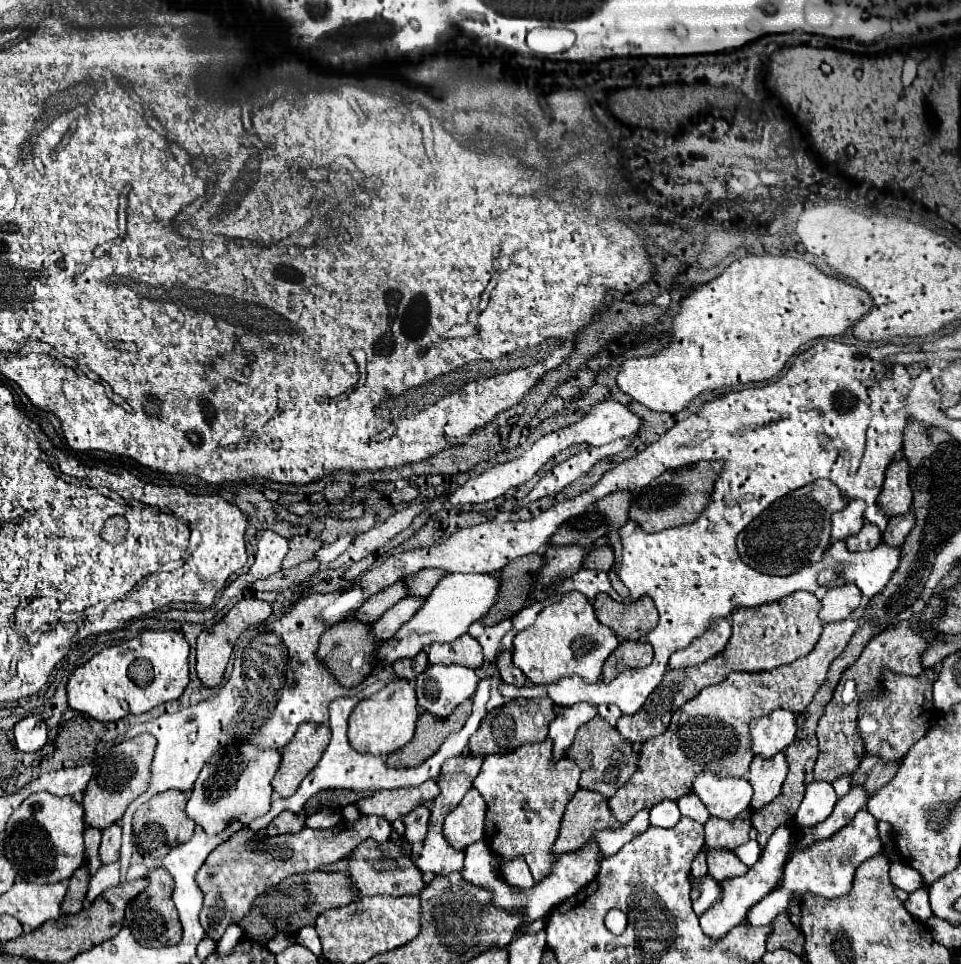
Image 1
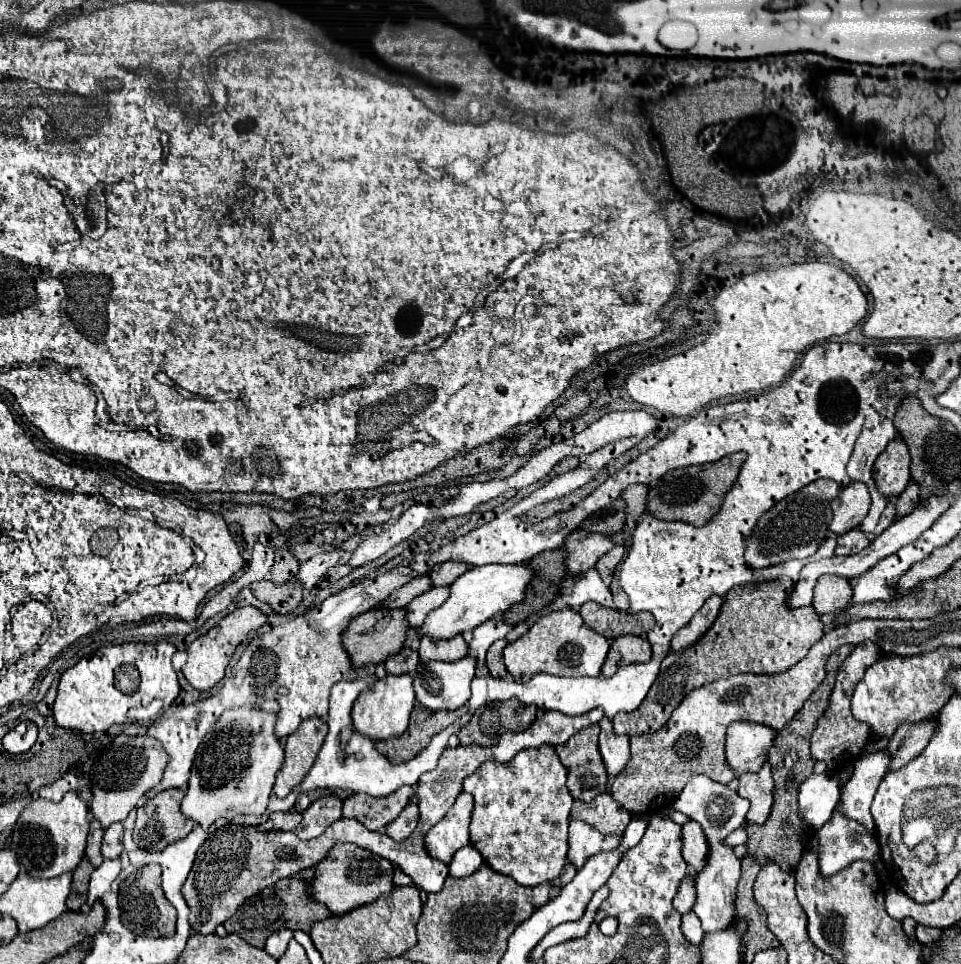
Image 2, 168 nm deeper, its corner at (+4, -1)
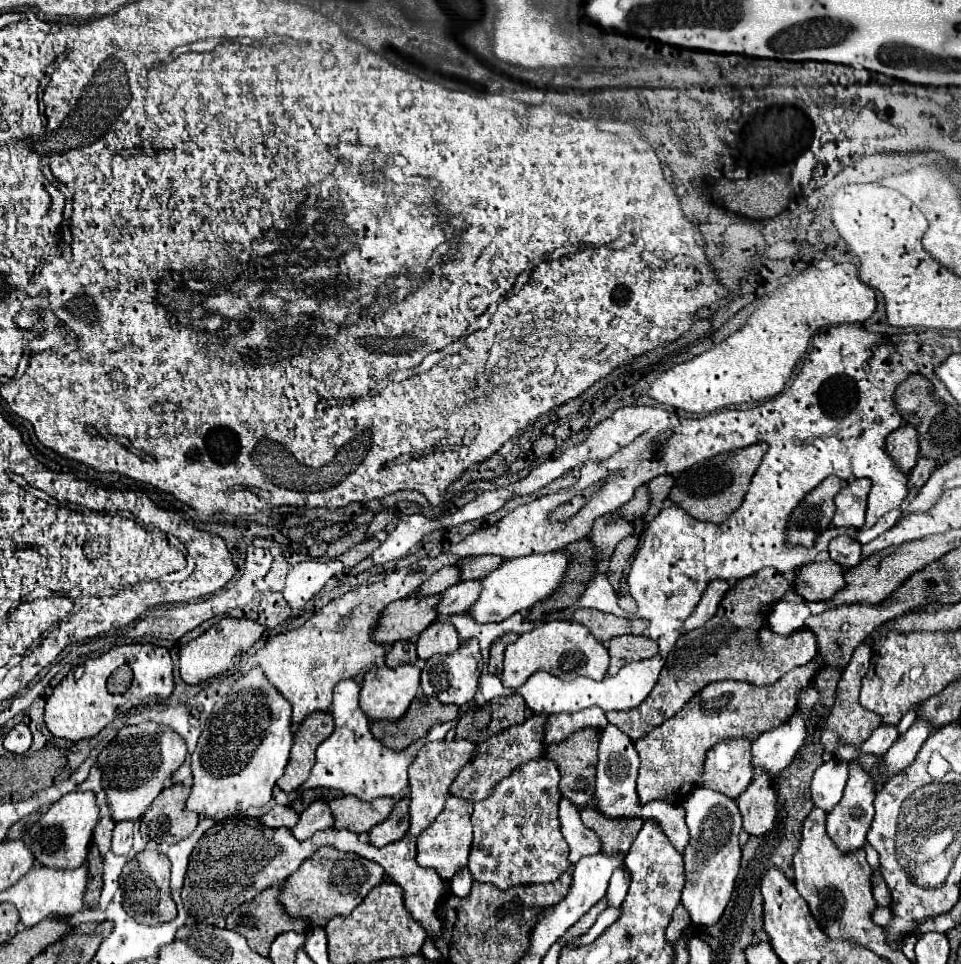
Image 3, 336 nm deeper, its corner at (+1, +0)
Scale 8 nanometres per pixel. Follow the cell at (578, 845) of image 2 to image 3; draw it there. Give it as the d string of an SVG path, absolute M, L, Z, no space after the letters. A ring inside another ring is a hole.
M565 797L559 801L559 823L561 823L561 833L563 833L565 841L569 843L569 861L571 863L577 863L581 857L595 855L601 851L599 837L583 825L577 805L573 805Z

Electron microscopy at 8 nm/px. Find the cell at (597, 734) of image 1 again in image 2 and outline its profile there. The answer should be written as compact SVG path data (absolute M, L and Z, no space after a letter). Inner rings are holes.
M592 724L556 748L556 754L568 768L566 784L576 800L590 802L598 794L606 792L608 774L598 750L598 732L598 724Z

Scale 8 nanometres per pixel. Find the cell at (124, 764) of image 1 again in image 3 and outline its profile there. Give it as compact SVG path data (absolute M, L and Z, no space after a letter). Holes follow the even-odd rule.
M143 721L139 725L123 727L97 757L97 765L103 775L103 789L113 809L113 819L139 819L171 781L171 775L183 765L185 757L187 745L183 737L173 733L173 729L169 729L167 725Z

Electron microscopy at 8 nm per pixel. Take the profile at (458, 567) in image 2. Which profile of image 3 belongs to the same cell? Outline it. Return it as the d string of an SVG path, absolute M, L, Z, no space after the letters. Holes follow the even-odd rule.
M481 555L481 557L465 557L457 565L461 567L461 579L481 579L497 569L505 559L497 555Z

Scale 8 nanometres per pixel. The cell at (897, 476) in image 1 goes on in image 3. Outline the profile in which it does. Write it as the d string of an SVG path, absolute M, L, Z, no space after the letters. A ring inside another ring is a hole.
M901 425L887 435L887 453L897 461L903 473L909 473L919 457L919 441L913 425Z

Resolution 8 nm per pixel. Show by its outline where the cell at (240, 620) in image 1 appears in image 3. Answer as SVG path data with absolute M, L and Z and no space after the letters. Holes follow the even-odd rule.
M221 619L217 625L213 625L203 635L185 643L179 649L181 679L187 685L199 685L199 683L211 679L211 677L217 677L217 675L229 671L233 667L233 659L237 655L245 653L255 641L259 641L263 633L265 633L265 627L257 621L251 621L251 619Z

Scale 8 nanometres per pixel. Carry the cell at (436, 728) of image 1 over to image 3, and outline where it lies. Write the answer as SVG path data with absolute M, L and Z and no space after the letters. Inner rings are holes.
M417 697L407 709L401 721L375 721L371 723L371 733L385 747L401 751L411 745L415 739L425 737L433 723L445 723L457 719L459 707L445 705L437 697Z

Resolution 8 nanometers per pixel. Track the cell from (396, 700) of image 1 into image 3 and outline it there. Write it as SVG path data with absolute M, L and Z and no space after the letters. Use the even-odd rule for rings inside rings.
M401 665L401 667L395 667L395 669L371 667L365 673L363 687L361 687L361 697L359 697L361 709L365 711L365 715L371 721L383 721L383 719L397 721L397 719L401 719L403 713L407 711L407 707L411 705L411 701L417 695L419 675L421 675L421 669L415 667L415 665Z

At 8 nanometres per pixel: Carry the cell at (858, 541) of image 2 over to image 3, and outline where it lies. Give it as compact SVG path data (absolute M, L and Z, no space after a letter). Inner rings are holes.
M839 535L829 543L829 557L843 567L855 567L861 561L861 545L849 535Z

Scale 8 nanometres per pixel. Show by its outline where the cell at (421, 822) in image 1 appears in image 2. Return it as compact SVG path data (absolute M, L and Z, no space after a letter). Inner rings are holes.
M410 802L402 810L402 814L394 822L390 822L386 826L386 834L392 840L404 840L404 838L408 838L414 832L416 826L418 826L418 806L414 802Z

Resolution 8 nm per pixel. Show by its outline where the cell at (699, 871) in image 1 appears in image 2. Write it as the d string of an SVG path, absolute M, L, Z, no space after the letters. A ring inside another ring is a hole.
M688 874L682 882L680 882L680 888L678 888L678 894L674 896L674 908L680 912L680 914L686 914L692 910L694 906L694 874Z

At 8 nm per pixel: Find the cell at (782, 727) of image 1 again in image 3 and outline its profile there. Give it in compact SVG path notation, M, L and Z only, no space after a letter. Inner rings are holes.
M727 739L717 743L706 754L701 787L737 799L753 777L749 753L751 741L745 739Z

